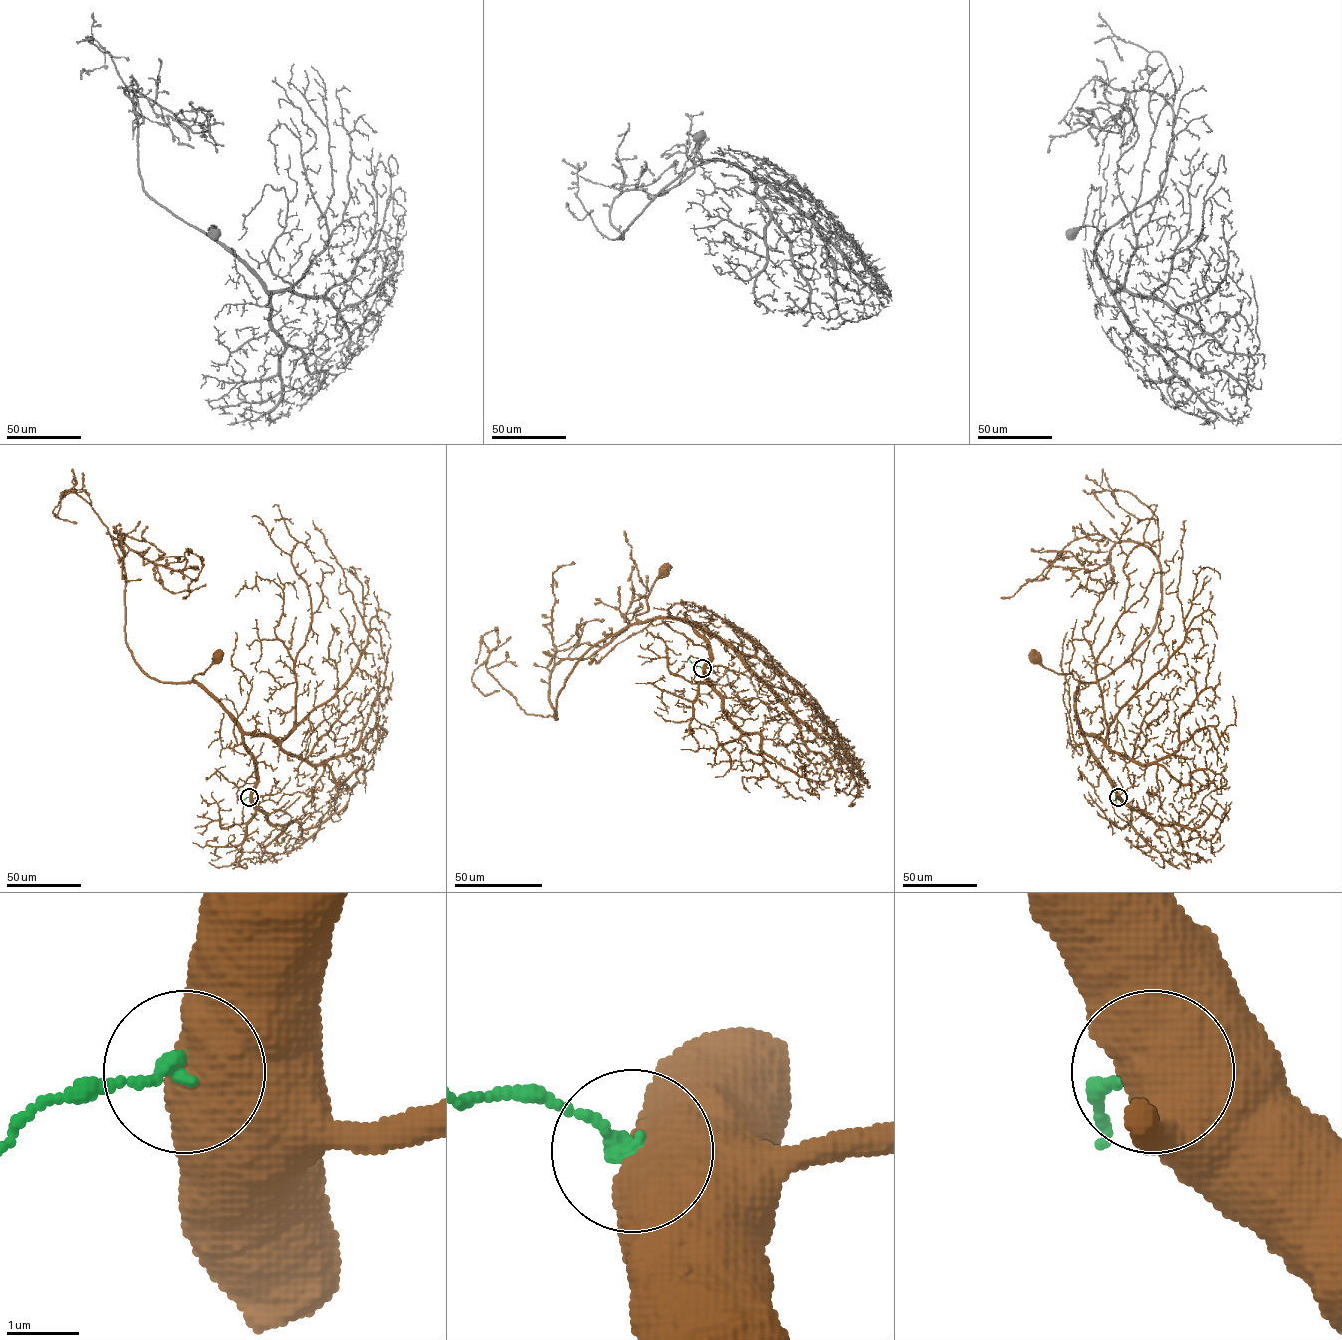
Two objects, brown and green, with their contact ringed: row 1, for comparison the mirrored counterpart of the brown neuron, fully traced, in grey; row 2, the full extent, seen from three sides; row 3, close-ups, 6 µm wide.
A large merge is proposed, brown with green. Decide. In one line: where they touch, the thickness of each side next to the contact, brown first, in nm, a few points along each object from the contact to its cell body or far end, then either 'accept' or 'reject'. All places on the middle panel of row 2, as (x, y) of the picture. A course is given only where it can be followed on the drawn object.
(702, 668) | 900/180 nm | brown via (702, 668), (710, 660), (710, 646), (690, 624), (635, 617), (647, 609), (647, 596), (663, 569) | green via (702, 668), (689, 658) | reject

